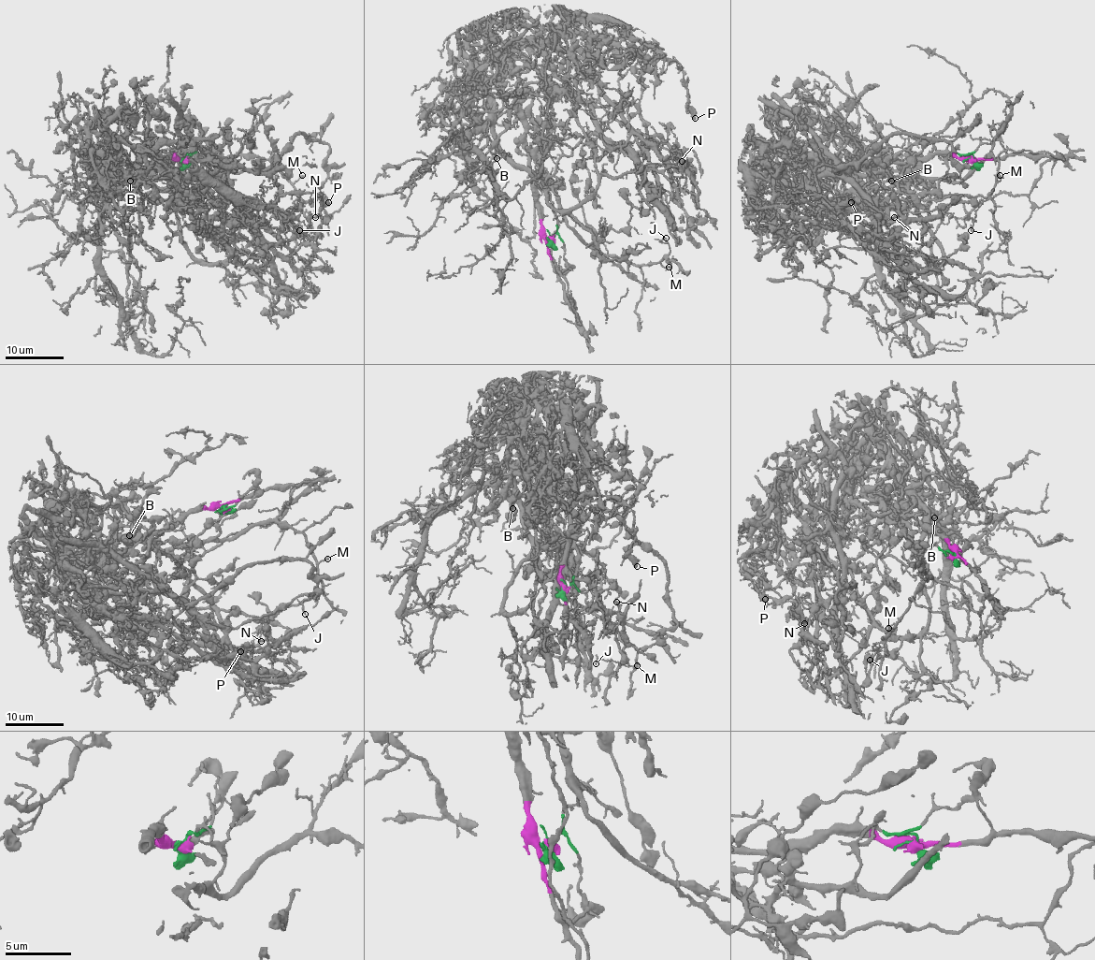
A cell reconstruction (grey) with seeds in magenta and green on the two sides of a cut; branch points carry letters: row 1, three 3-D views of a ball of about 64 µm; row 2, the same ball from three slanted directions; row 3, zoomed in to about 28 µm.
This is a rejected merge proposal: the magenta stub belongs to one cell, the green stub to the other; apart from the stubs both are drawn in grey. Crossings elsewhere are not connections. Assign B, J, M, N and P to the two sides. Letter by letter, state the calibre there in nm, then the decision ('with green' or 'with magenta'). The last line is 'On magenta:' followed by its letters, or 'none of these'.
B: calibre 240 nm; with green
J: calibre 150 nm; with green
M: calibre 200 nm; with green
N: calibre 160 nm; with magenta
P: calibre 320 nm; with magenta
On magenta: N, P

